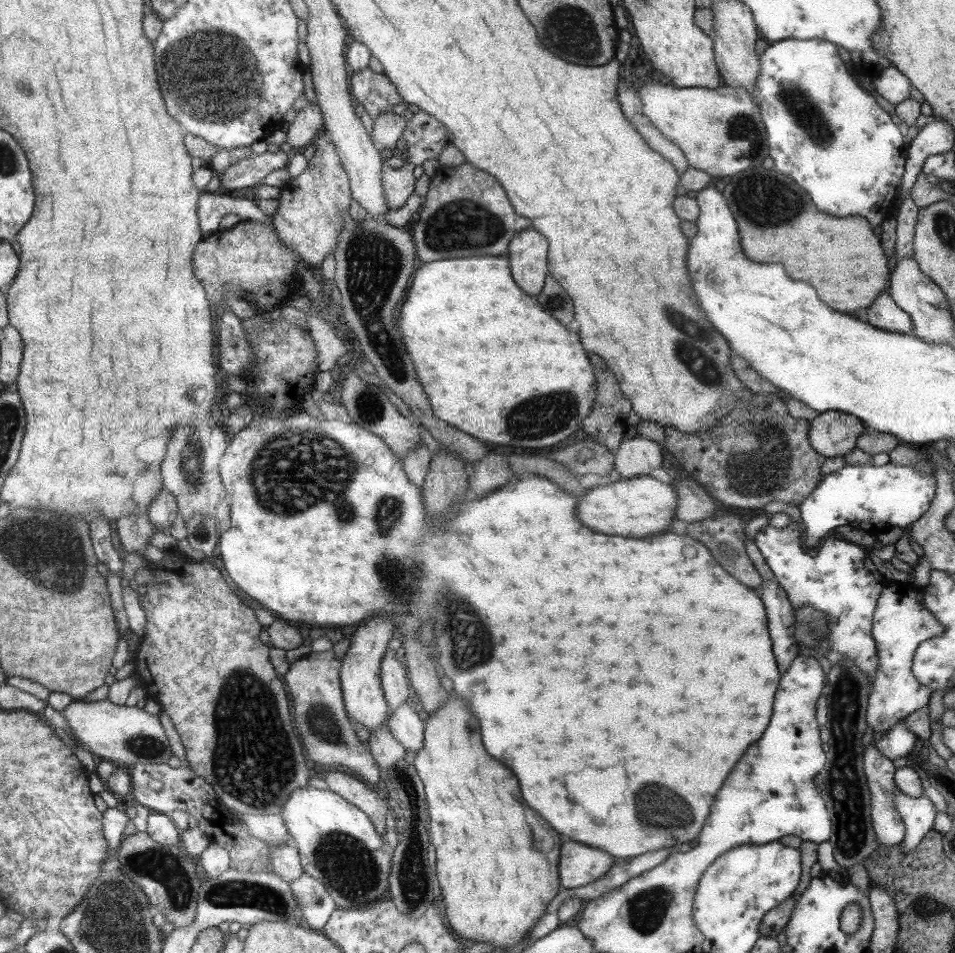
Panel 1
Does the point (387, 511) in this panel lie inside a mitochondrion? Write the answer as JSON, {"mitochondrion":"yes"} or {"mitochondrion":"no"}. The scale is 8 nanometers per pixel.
{"mitochondrion":"yes"}

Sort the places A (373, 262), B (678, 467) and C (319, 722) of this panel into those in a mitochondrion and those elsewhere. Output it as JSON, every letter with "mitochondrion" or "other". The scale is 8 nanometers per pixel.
{"A":"mitochondrion","B":"other","C":"mitochondrion"}

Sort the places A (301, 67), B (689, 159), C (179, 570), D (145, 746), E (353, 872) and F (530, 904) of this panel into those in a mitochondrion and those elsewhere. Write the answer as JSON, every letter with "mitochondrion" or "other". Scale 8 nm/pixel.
{"A":"other","B":"other","C":"other","D":"mitochondrion","E":"mitochondrion","F":"other"}

